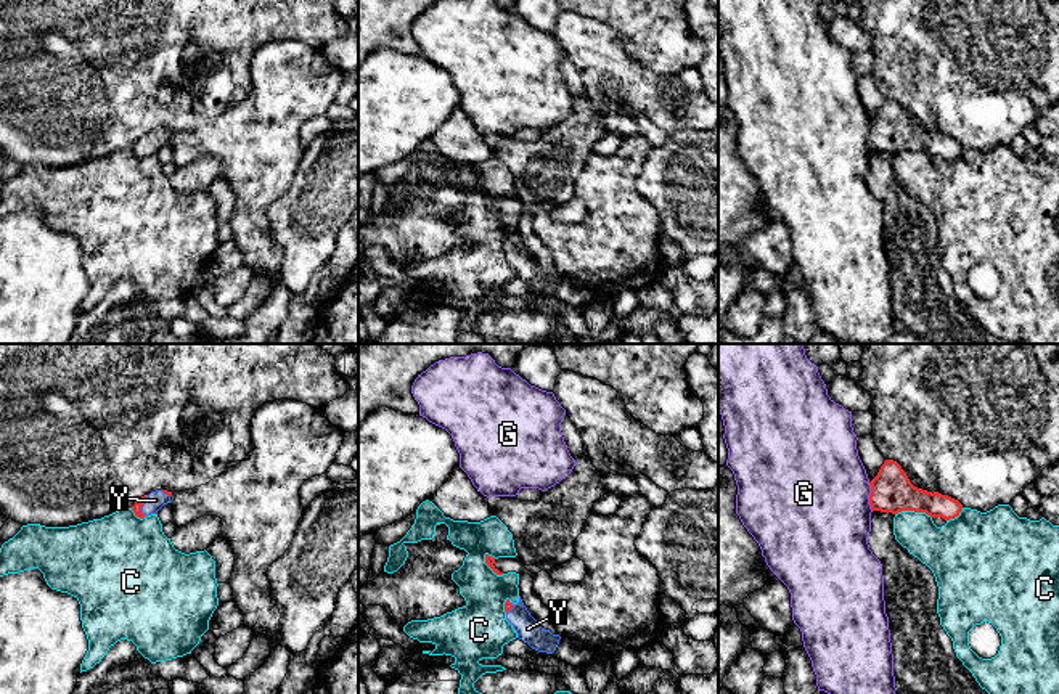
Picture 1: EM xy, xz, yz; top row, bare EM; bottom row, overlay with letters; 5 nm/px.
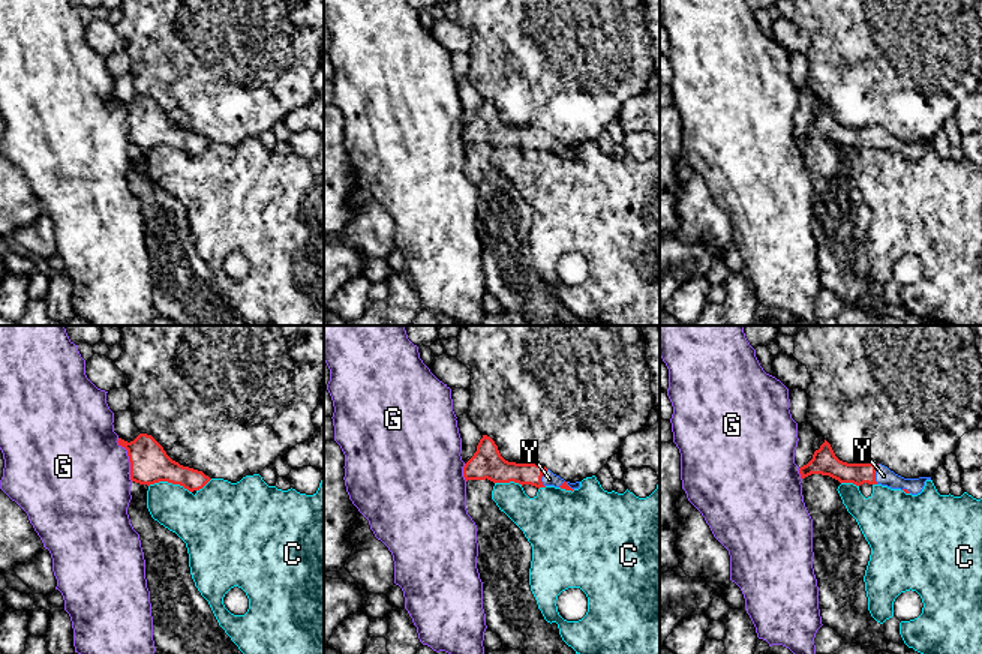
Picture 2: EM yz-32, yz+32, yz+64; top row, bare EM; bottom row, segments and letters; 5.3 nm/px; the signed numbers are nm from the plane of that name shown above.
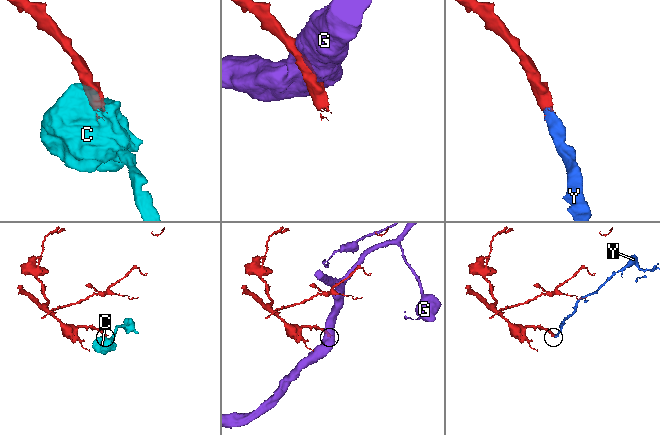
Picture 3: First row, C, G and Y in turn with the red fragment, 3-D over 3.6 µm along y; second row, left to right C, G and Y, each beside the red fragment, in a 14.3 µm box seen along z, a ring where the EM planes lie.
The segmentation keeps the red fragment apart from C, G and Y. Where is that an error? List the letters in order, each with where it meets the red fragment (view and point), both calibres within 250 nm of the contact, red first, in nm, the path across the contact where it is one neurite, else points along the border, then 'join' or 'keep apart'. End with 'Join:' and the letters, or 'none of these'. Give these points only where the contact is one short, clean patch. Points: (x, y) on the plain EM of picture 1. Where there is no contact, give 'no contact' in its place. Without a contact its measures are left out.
C: meets red in yz at (913, 150); 200 nm thick on the red side, 220 nm on the other; keep apart
G: meets red in yz at (870, 137); 200 nm thick on the red side, 500 nm on the other; keep apart
Y: meets red in xy at (142, 145); 50 nm thick on the red side, 90 nm on the other; runs through xy (137, 148), (142, 145), (150, 145), (155, 140); join
Join: Y

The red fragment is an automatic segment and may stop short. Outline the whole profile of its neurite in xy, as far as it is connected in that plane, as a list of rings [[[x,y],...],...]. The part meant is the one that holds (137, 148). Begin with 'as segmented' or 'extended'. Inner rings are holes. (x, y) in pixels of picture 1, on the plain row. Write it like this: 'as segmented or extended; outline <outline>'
extended; outline [[[156,130],[149,135],[141,137],[135,145],[132,146],[132,151],[137,157],[143,159],[151,154],[157,154],[157,151],[170,143],[172,132],[167,130]]]

